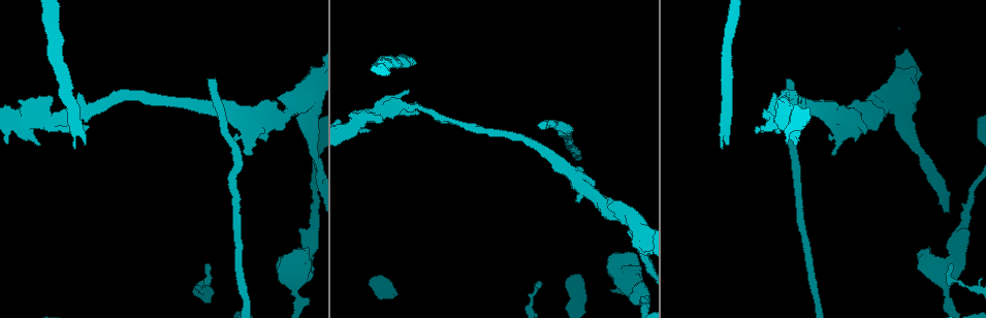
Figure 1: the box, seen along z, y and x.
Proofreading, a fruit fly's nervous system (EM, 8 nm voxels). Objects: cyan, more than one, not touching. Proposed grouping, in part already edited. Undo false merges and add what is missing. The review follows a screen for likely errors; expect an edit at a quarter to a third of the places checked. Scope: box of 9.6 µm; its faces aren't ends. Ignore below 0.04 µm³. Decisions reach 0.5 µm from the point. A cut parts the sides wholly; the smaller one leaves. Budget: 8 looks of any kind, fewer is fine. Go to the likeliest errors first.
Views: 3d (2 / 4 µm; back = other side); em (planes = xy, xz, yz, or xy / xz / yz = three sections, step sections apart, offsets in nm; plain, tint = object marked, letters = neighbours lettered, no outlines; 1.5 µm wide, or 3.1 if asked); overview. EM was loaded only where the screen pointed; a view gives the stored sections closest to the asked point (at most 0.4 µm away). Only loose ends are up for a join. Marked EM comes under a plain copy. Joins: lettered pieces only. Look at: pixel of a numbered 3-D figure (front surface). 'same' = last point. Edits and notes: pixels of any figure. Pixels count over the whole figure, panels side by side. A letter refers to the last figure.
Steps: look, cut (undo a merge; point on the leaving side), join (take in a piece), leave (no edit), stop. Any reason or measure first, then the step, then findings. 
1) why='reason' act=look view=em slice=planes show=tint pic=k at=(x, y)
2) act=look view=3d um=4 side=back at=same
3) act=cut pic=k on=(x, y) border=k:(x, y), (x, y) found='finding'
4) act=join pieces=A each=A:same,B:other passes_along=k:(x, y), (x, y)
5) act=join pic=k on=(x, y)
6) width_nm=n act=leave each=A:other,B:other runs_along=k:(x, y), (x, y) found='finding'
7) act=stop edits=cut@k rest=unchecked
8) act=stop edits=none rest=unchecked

why='an open end' act=look view=em slice=yz step=4 show=letters pic=1 at=(539, 123)

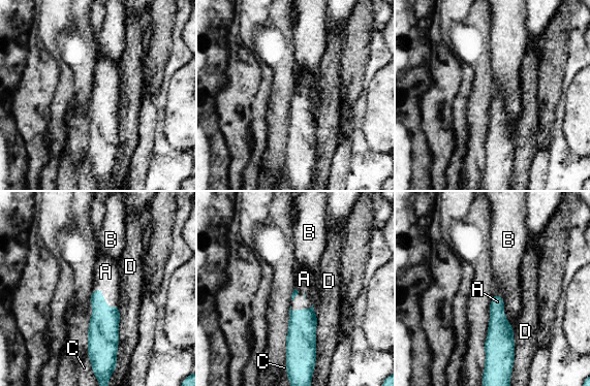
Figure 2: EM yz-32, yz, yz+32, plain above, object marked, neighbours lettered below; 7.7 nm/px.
width_nm=110 act=join pieces=A each=A:same,B:other,C:other,D:other found='it goes on there'

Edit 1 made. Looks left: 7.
act=look view=overview

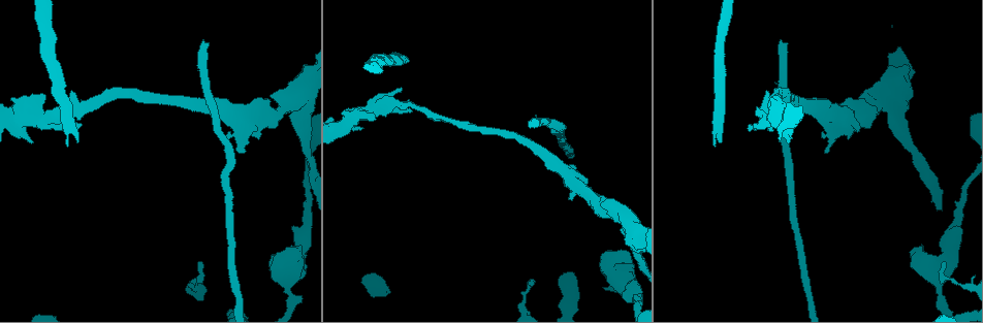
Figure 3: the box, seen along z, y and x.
why='four-way junction' act=look view=em slice=planes show=letters pic=3 at=(899, 106)

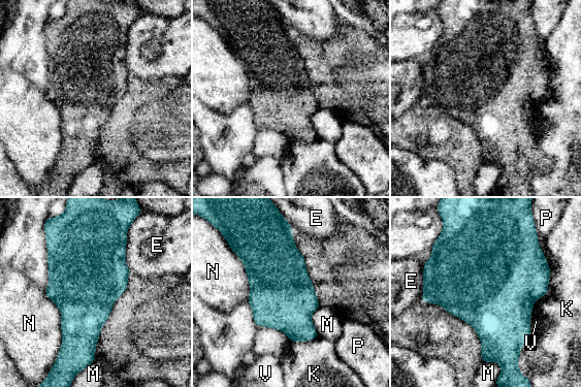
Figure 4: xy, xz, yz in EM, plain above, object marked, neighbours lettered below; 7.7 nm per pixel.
act=leave each=E:other,K:other,M:other,N:other,P:other,V:other border=4:(44, 292), (62, 335), (45, 379) found='all the same neuron'

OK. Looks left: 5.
act=stop edits=join@2 rest=unchecked

